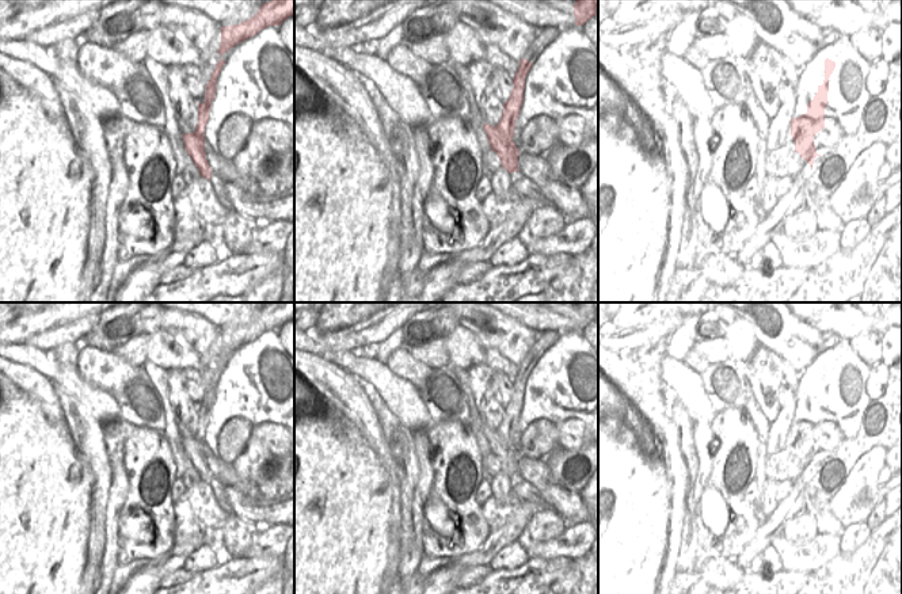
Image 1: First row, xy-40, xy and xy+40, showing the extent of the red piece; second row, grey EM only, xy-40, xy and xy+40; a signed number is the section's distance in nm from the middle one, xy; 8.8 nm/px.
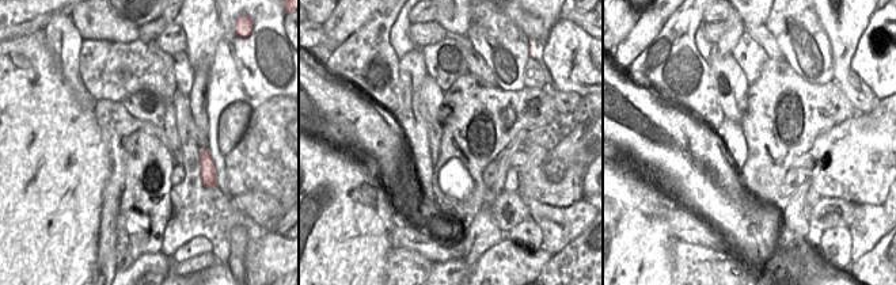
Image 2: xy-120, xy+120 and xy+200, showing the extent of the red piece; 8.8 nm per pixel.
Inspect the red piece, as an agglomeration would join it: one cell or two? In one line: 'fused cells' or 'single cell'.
fused cells

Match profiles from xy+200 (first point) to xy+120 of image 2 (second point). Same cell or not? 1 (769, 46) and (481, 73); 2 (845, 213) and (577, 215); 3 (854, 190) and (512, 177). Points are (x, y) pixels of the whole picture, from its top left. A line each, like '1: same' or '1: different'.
1: same
2: different
3: different

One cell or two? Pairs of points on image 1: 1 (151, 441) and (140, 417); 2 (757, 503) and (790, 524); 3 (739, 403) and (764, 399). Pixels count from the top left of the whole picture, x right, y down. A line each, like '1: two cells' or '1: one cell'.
1: two cells
2: one cell
3: one cell

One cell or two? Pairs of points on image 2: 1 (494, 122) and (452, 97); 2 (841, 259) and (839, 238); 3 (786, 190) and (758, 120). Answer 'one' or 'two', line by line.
1: one
2: one
3: two

